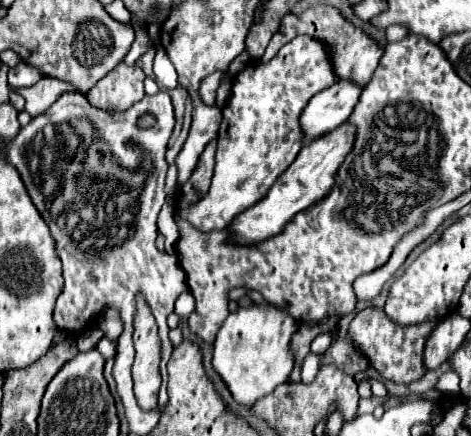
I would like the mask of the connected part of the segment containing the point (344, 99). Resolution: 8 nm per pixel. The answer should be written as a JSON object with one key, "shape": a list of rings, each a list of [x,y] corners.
{"shape":[[[337,79],[331,87],[317,93],[301,113],[301,129],[305,139],[315,139],[343,125],[353,113],[361,89],[363,87],[359,87],[355,81]]]}

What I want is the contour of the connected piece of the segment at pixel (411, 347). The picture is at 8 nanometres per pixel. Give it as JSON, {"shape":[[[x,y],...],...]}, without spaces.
{"shape":[[[367,307],[355,315],[355,319],[349,323],[347,333],[351,347],[357,351],[365,351],[365,359],[369,361],[371,369],[381,373],[383,379],[409,385],[413,381],[419,381],[427,373],[427,367],[423,365],[423,345],[427,343],[427,333],[431,333],[431,329],[439,325],[439,321],[441,319],[433,319],[405,327],[389,319],[383,309]]]}

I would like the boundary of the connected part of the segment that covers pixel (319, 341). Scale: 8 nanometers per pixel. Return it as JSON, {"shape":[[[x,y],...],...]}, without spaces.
{"shape":[[[319,333],[319,335],[313,339],[313,343],[311,343],[311,353],[323,355],[323,353],[331,347],[331,343],[333,343],[333,335],[331,335],[331,333]]]}

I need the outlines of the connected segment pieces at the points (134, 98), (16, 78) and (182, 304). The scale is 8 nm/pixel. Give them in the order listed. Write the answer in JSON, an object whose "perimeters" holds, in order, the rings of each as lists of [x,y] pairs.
{"perimeters":[[[[119,63],[87,93],[87,99],[103,111],[125,111],[143,99],[143,79],[145,73],[137,65]]],[[[19,63],[17,67],[9,69],[9,85],[11,87],[29,87],[35,85],[43,75],[37,73],[35,67],[27,67],[27,63]]],[[[189,291],[183,292],[175,302],[174,312],[180,317],[188,317],[195,308],[195,300]]]]}

